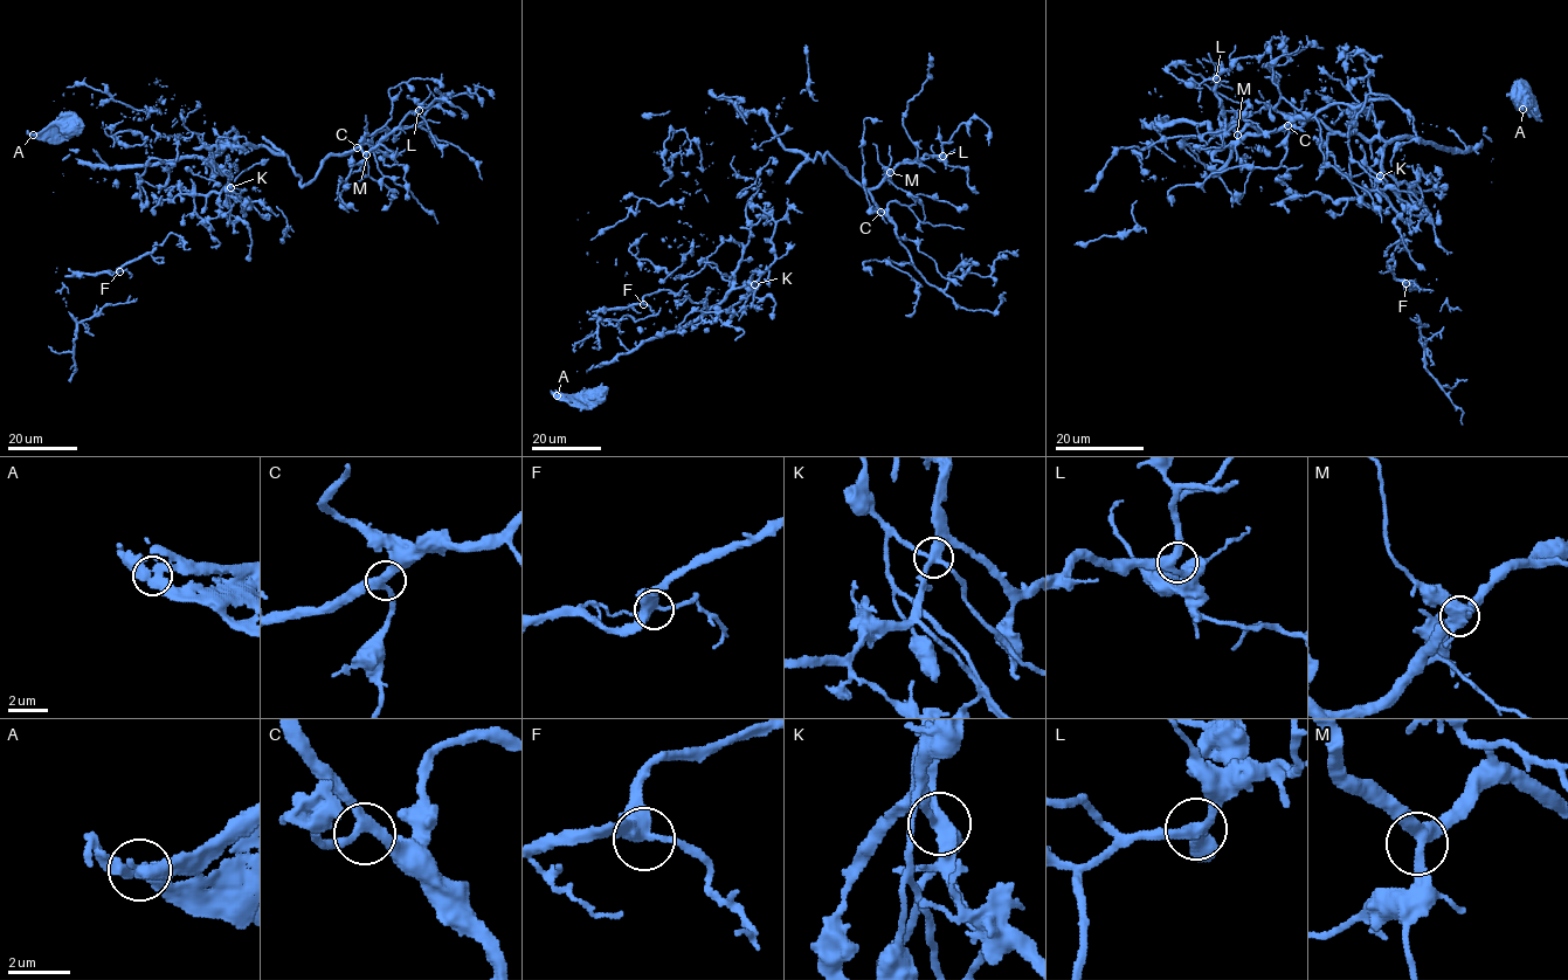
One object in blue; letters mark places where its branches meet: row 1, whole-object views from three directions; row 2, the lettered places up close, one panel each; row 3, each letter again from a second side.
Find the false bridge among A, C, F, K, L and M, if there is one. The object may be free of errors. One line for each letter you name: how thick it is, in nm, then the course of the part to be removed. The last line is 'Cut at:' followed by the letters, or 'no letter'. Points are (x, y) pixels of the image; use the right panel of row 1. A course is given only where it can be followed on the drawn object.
K: Thickness 360 nm. Course of the part to remove: (1380, 176), (1420, 190), (1424, 207), (1388, 264), (1397, 278), (1418, 289), (1425, 370), (1462, 411), (1462, 425)
Cut at: K

